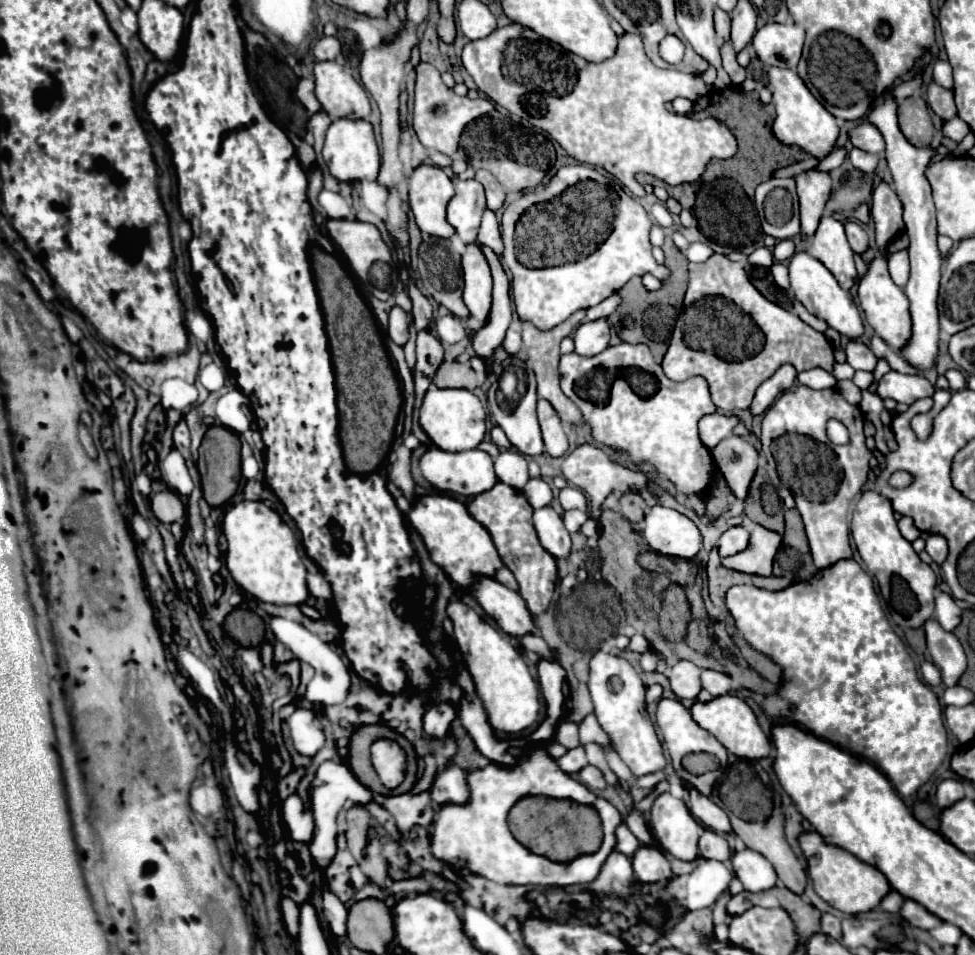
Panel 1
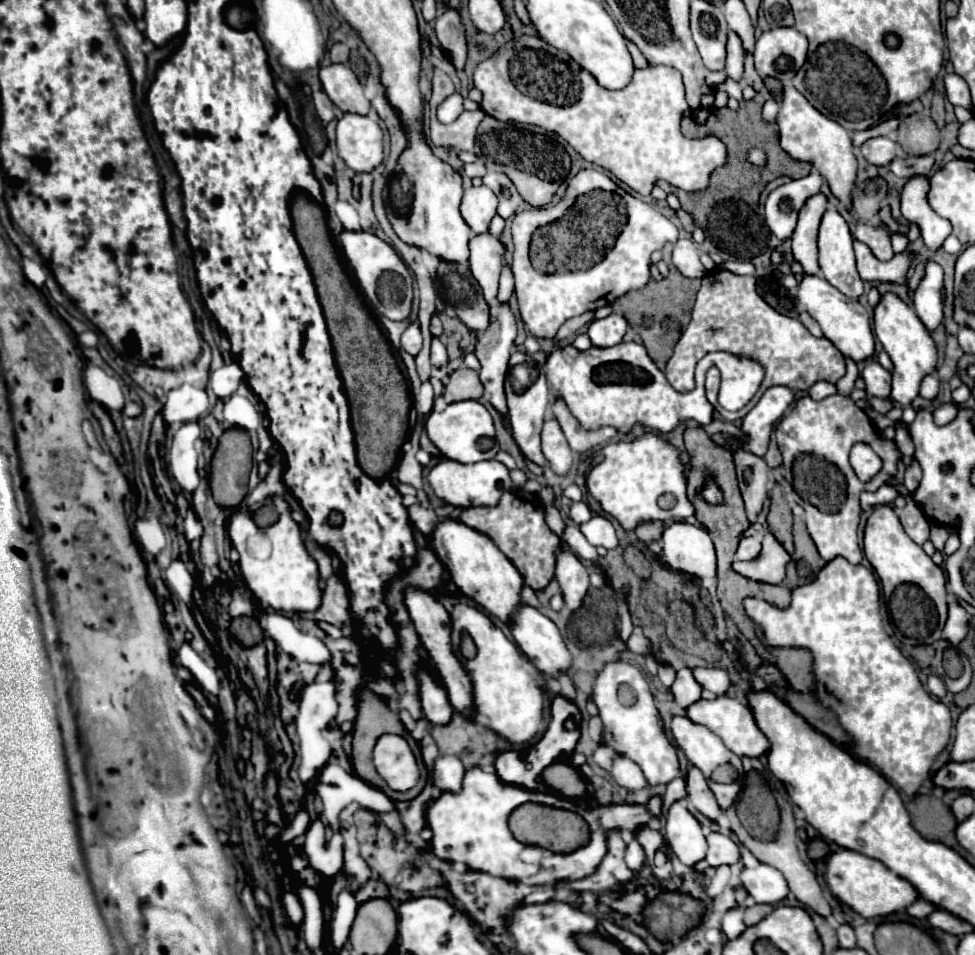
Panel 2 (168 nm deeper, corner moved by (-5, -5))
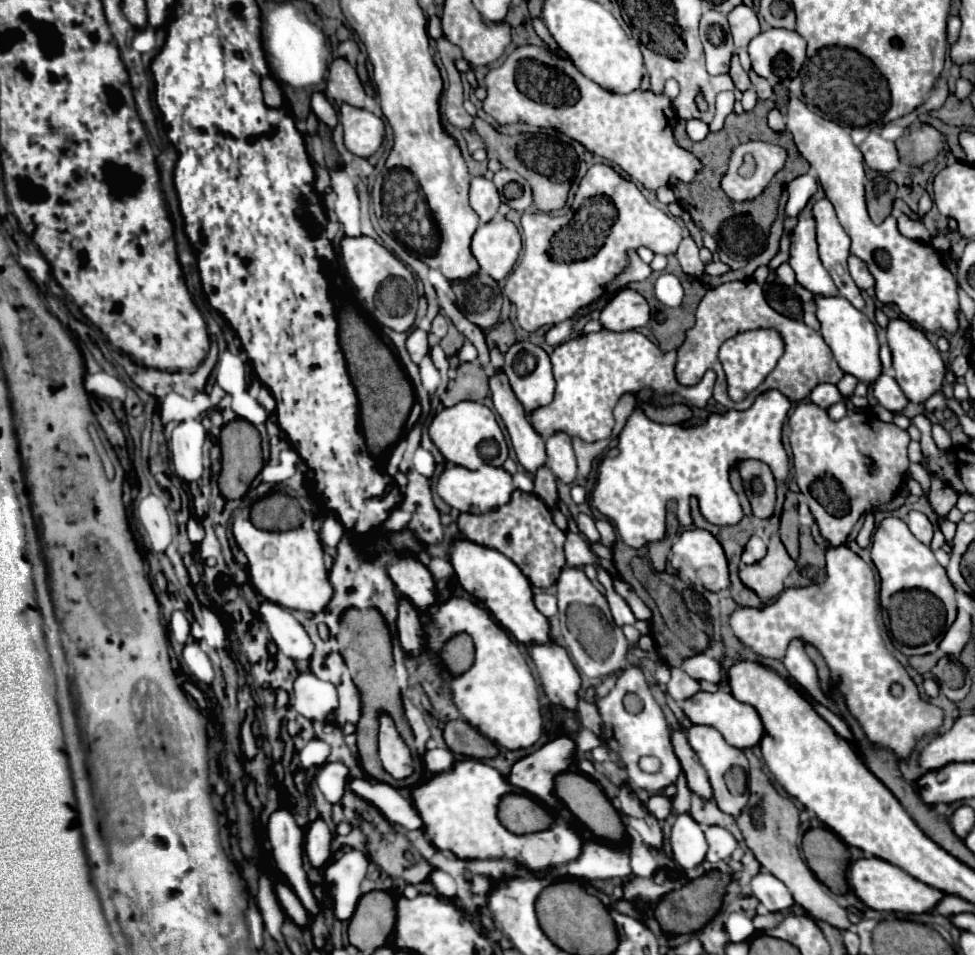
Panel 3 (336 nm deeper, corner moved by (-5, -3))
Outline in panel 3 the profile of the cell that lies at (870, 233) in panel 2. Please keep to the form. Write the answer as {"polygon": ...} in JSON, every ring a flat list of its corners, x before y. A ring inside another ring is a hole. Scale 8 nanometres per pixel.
{"polygon":[[794,95,788,103,786,129,792,133,800,155,818,173,818,181,826,197,832,201,842,227,850,235,850,253,868,263,870,273,876,279,878,301,896,303,902,315,926,333,938,329,942,329,944,333,954,333,958,329,958,287,954,275,942,265,940,255,930,245,902,237,896,229,896,219,892,215,886,217,882,225,874,225,870,221,864,203,864,159,858,147,852,143,848,129,812,113],[878,253,884,253,888,257,888,265,878,263]]}

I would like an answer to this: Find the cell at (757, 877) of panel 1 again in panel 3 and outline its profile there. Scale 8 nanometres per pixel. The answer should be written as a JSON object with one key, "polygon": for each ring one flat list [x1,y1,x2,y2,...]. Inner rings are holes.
{"polygon":[[768,871,752,877,752,893,768,911,784,911,794,903,788,887]]}

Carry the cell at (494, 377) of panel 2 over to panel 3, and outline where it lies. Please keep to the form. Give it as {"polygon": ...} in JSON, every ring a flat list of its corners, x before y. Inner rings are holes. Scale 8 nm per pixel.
{"polygon":[[496,369,494,375,490,377,490,393,492,393,494,407,496,407,502,423,508,429,508,435,510,435,518,461,524,465,526,471,534,473,540,465,546,463,544,439,532,429,532,425,530,425,522,405,514,397,502,369]]}

